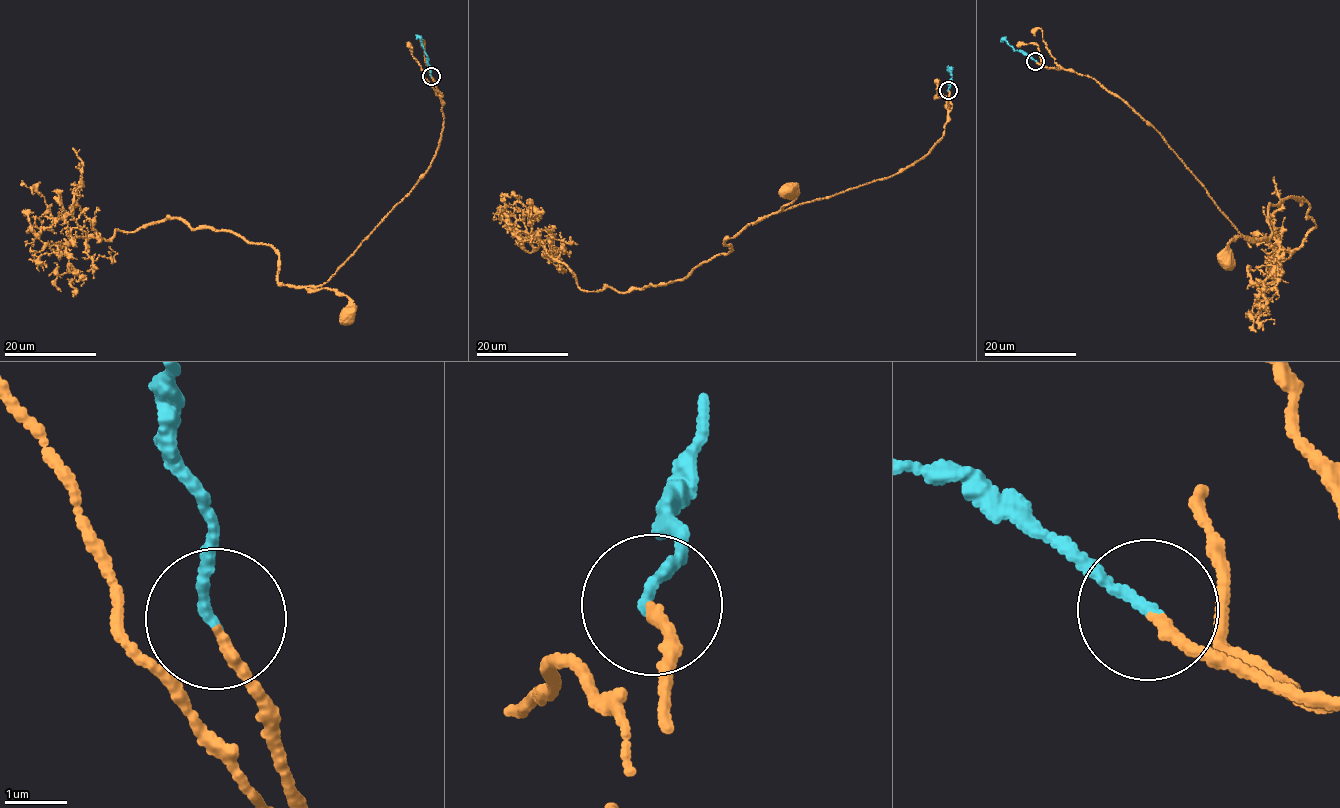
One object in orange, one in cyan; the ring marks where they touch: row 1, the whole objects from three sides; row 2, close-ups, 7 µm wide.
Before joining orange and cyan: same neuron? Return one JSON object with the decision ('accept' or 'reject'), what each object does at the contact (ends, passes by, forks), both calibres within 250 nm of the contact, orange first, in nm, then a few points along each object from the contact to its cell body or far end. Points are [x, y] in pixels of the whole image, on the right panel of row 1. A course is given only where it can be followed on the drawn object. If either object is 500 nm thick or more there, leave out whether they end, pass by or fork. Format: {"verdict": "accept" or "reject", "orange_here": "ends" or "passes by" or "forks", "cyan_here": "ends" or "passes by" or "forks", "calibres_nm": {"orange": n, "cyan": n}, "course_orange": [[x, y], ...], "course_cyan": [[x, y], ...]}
{"verdict": "accept", "orange_here": "ends", "cyan_here": "ends", "calibres_nm": {"orange": 160, "cyan": 160}, "course_orange": [[1035, 61], [1091, 77], [1160, 135], [1242, 235], [1229, 242], [1226, 262]], "course_cyan": [[1035, 61], [1015, 50], [1003, 38]]}

